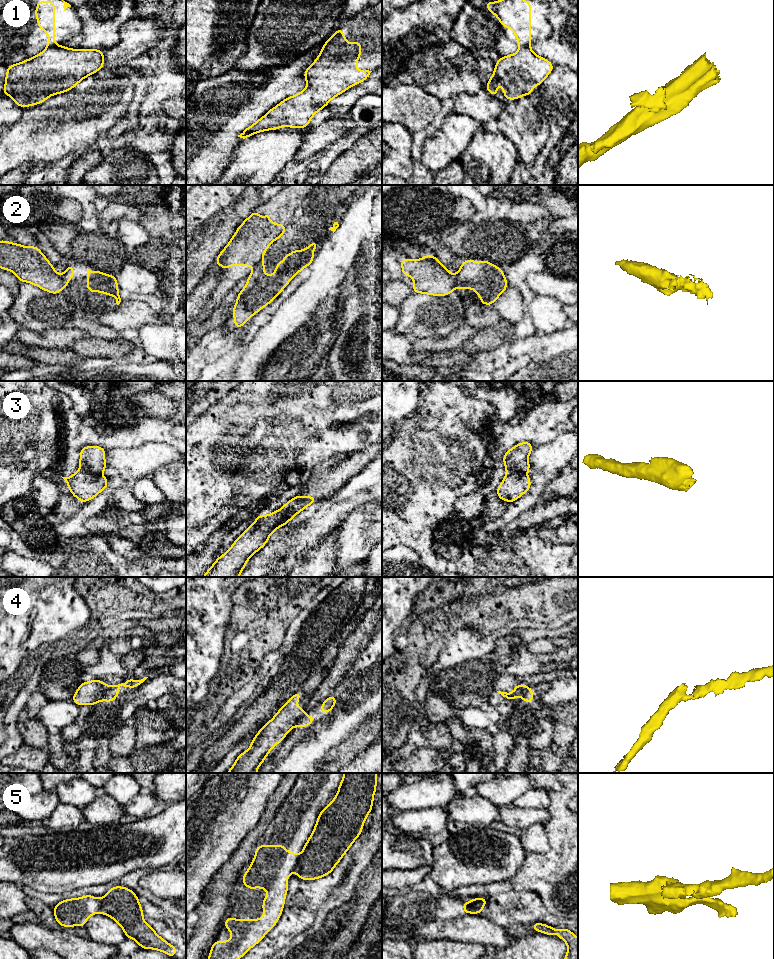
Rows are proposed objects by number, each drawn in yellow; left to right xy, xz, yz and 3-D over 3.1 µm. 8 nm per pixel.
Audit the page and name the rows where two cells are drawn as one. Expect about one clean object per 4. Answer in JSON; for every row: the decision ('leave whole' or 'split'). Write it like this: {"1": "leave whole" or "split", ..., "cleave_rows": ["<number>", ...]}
{"1": "split", "2": "split", "3": "split", "4": "split", "5": "split", "cleave_rows": ["1", "2", "3", "4", "5"]}

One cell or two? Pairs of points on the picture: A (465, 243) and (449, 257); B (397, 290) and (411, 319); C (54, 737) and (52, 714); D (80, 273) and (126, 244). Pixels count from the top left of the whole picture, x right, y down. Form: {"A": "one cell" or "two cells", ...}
{"A": "two cells", "B": "two cells", "C": "two cells", "D": "two cells"}

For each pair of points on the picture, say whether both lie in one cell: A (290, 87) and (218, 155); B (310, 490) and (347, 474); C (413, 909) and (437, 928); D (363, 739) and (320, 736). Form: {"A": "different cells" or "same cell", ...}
{"A": "same cell", "B": "same cell", "C": "different cells", "D": "different cells"}

